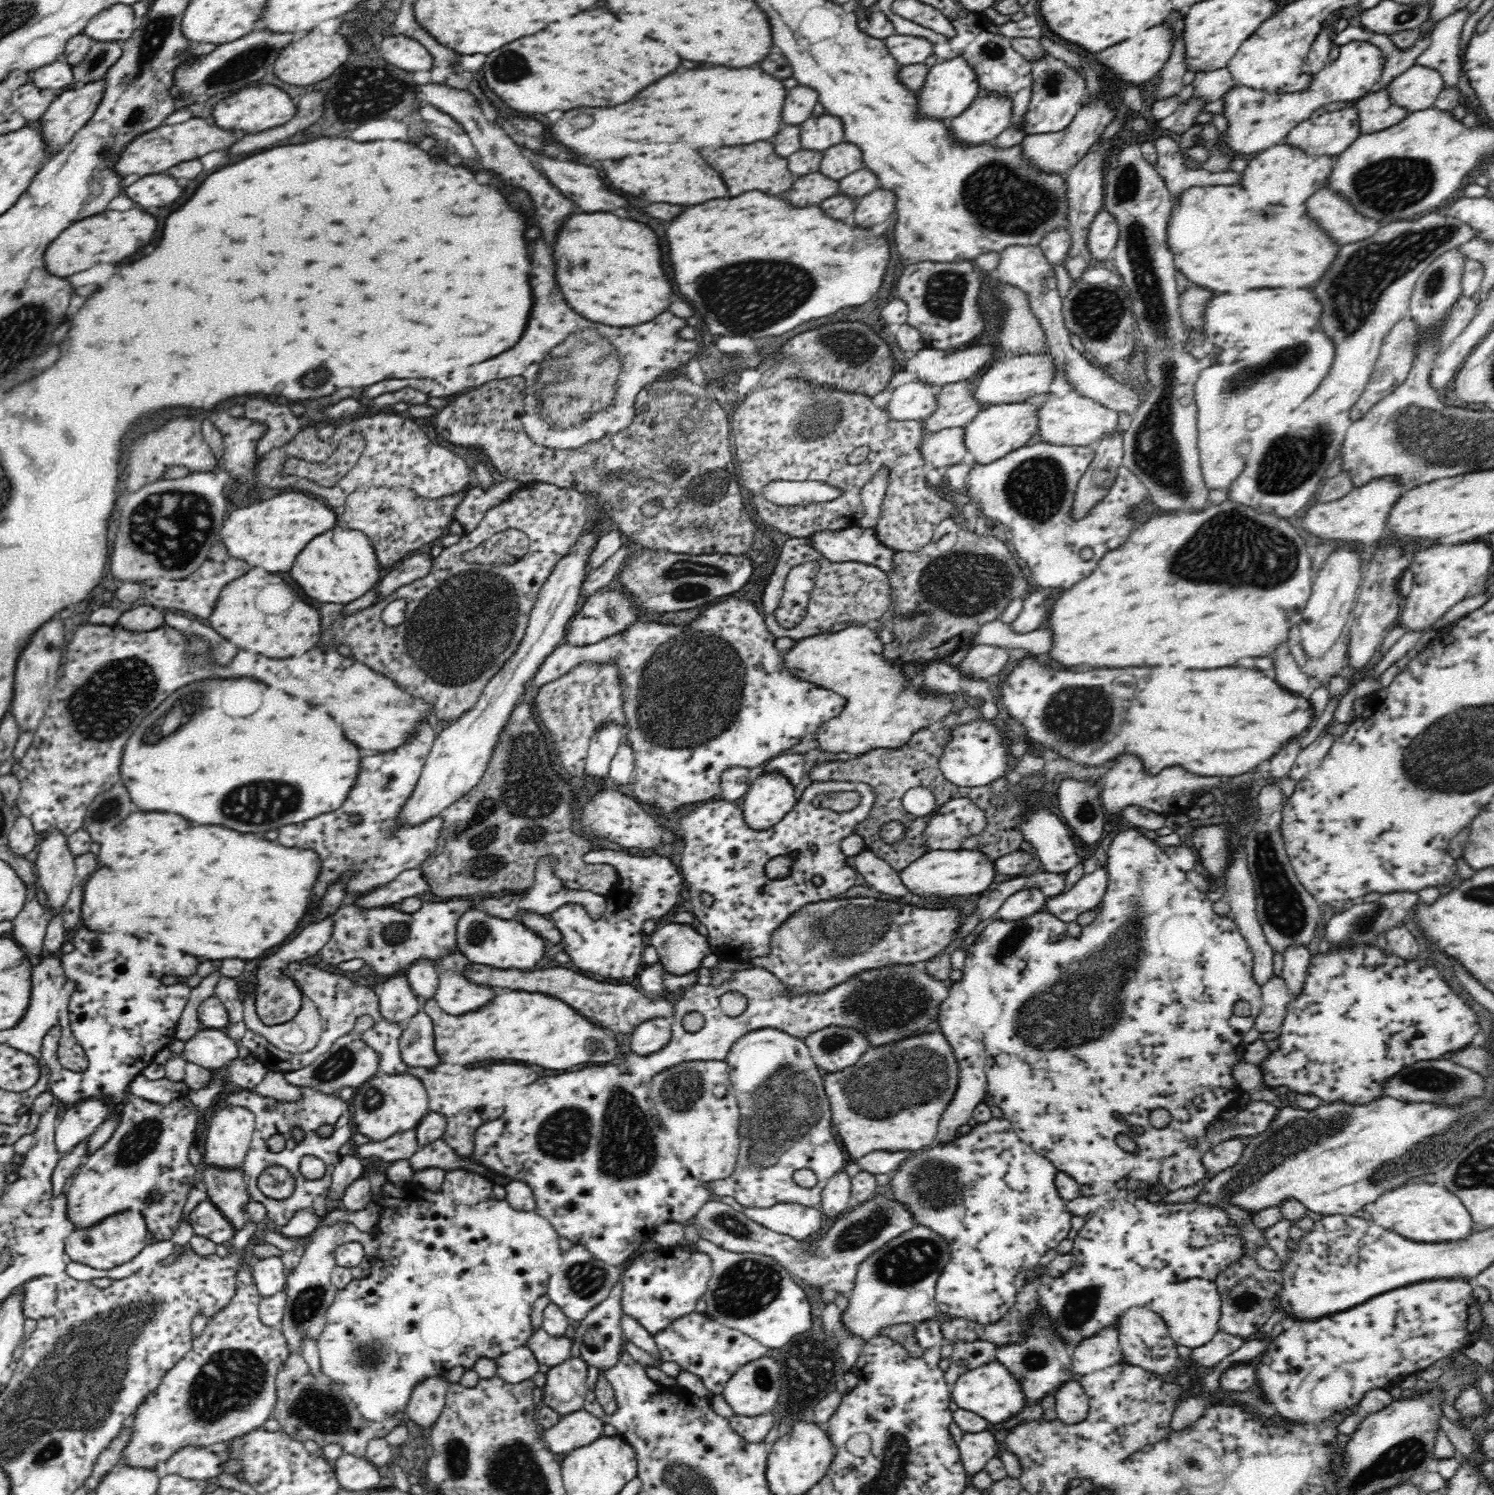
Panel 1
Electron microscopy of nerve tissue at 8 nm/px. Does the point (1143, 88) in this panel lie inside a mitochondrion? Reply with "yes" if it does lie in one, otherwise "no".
no

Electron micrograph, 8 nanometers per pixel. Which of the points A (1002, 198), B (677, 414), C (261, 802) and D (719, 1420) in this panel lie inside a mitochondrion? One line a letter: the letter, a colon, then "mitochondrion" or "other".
A: mitochondrion
B: mitochondrion
C: mitochondrion
D: other

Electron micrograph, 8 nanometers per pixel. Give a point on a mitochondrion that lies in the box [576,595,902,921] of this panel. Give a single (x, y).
(688, 696)

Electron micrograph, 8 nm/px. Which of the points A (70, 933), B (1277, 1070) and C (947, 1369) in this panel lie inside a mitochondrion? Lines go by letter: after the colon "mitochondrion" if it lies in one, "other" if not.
A: other
B: other
C: other

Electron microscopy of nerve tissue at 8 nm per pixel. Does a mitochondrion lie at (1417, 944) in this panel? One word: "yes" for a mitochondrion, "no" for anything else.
no

